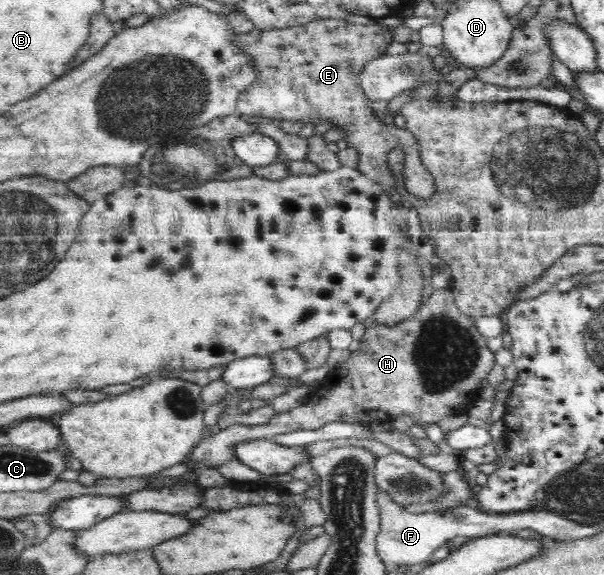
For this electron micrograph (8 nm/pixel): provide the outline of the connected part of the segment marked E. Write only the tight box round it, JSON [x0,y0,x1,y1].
[234,18,436,198]

